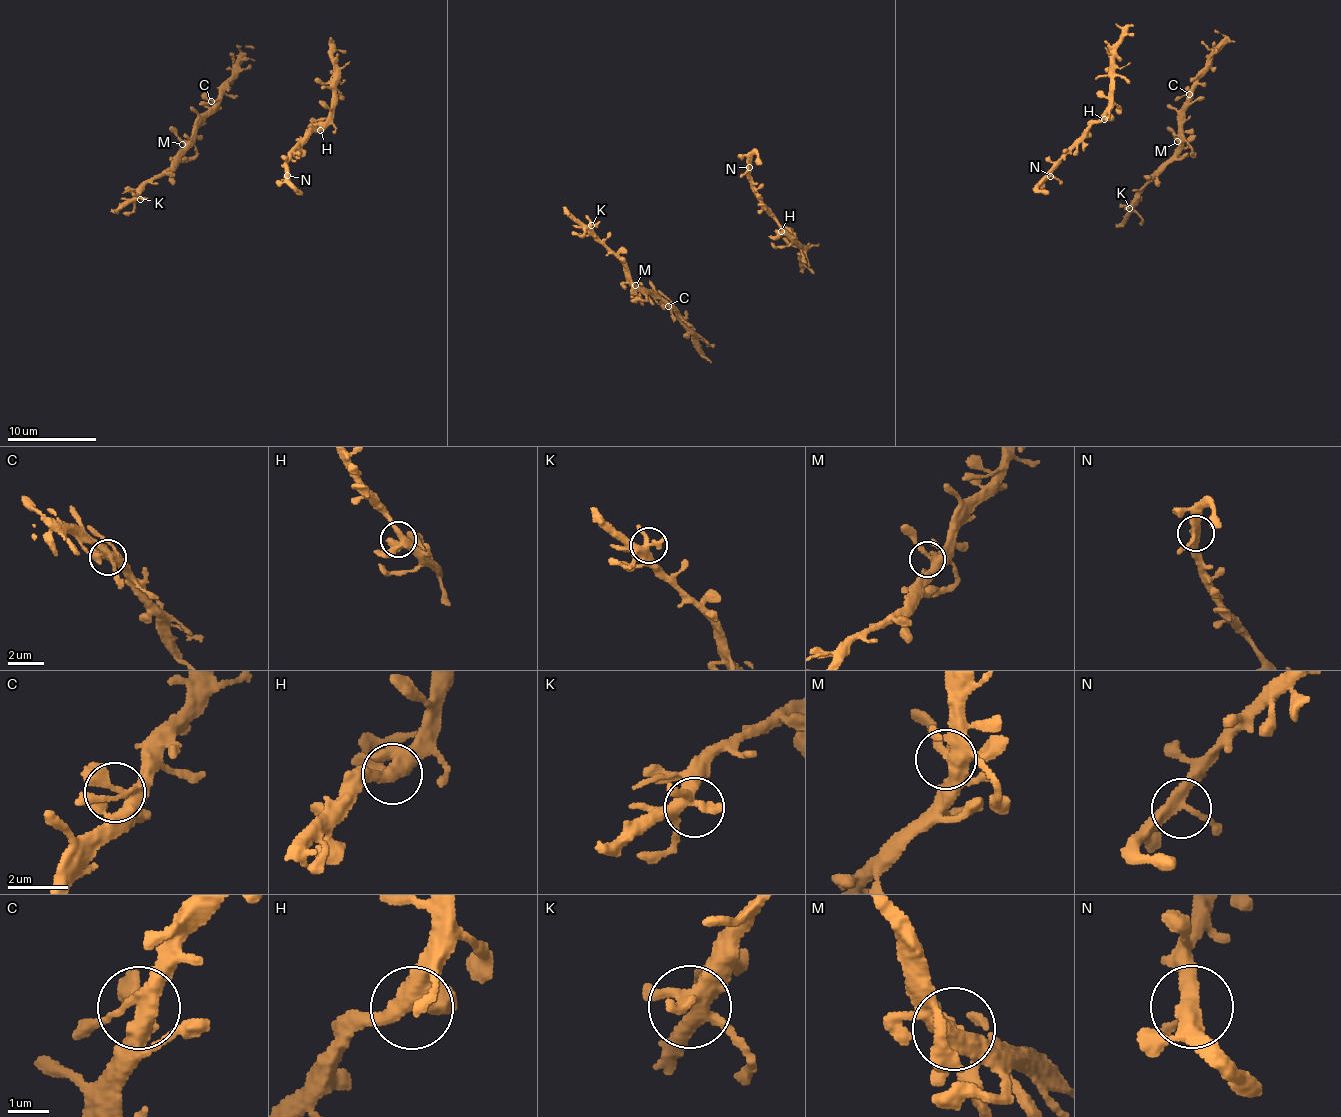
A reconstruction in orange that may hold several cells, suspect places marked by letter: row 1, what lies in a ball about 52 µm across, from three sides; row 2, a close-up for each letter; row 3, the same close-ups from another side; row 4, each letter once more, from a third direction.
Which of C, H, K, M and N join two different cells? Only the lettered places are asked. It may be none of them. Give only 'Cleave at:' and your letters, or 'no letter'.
Cleave at: no letter

